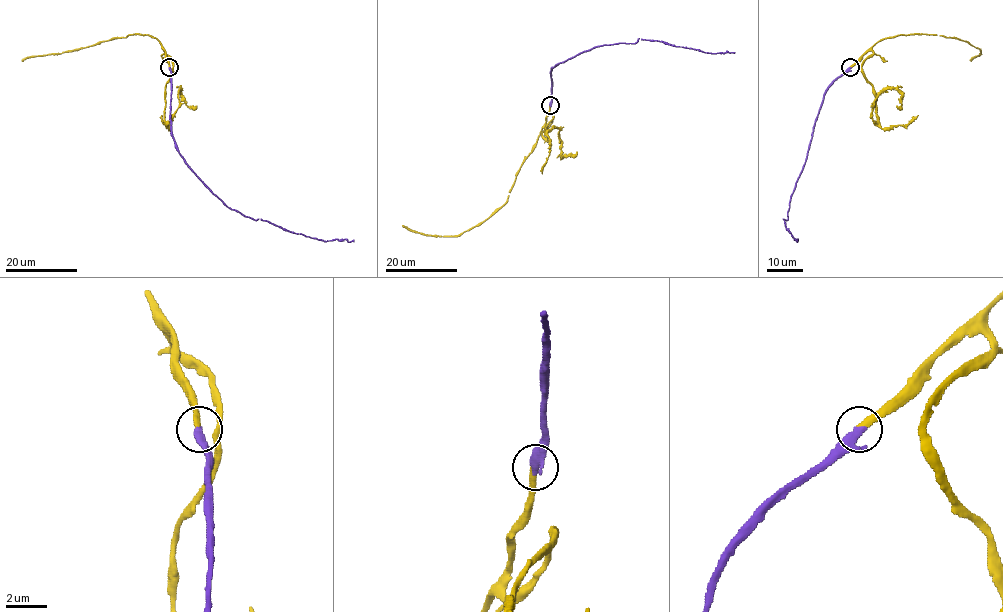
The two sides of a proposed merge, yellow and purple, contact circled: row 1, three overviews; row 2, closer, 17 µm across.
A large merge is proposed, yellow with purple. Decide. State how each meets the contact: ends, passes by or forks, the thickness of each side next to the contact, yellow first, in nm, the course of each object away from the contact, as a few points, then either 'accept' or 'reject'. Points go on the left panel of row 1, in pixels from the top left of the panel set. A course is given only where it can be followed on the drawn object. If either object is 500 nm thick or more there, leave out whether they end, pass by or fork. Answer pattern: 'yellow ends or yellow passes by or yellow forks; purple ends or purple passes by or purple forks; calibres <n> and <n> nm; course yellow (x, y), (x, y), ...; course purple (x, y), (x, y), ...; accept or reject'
yellow ends; purple passes by; calibres 300 and 320 nm; course yellow (170, 67), (165, 50), (156, 38), (140, 34), (22, 60); course purple (170, 67), (170, 125), (175, 147), (187, 166), (214, 194), (244, 215), (290, 231), (326, 241), (353, 239); accept

